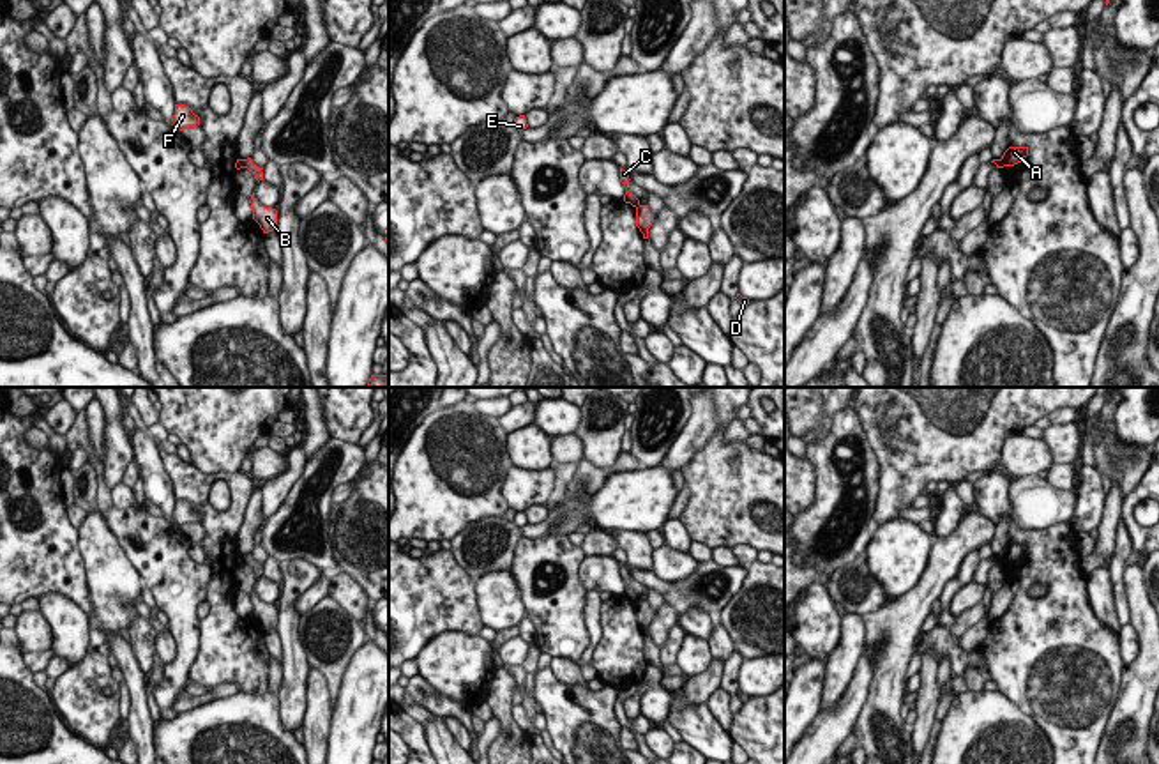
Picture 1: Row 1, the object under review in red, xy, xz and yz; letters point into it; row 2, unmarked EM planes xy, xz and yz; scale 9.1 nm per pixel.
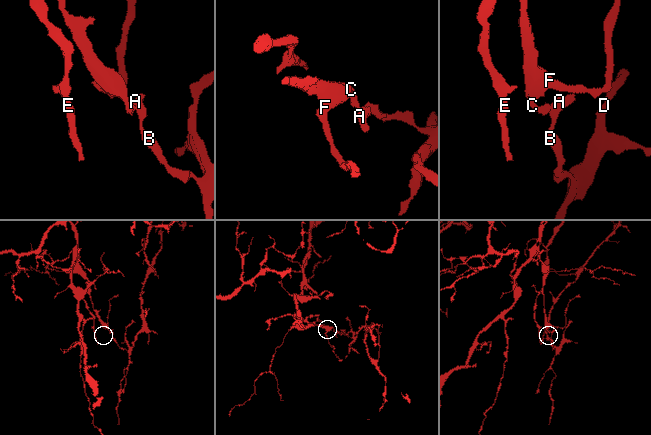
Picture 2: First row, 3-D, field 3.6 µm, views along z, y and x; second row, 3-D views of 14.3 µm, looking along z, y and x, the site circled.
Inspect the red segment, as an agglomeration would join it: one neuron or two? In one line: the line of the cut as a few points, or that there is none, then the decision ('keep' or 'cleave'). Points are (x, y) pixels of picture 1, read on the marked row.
cut in xy along (241, 160), (244, 167); cleave

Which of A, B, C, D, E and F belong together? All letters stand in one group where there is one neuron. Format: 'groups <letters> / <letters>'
groups A B D / C E F

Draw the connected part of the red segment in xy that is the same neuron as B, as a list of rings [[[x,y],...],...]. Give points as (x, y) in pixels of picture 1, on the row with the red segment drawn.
[[[254,193],[251,195],[251,209],[253,209],[253,219],[260,225],[263,233],[276,232],[277,225],[277,210],[272,207],[263,207],[256,198]]]

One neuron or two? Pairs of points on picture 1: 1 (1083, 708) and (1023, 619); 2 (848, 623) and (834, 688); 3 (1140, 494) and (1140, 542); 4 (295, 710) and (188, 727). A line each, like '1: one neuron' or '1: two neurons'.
1: one neuron
2: one neuron
3: one neuron
4: two neurons

